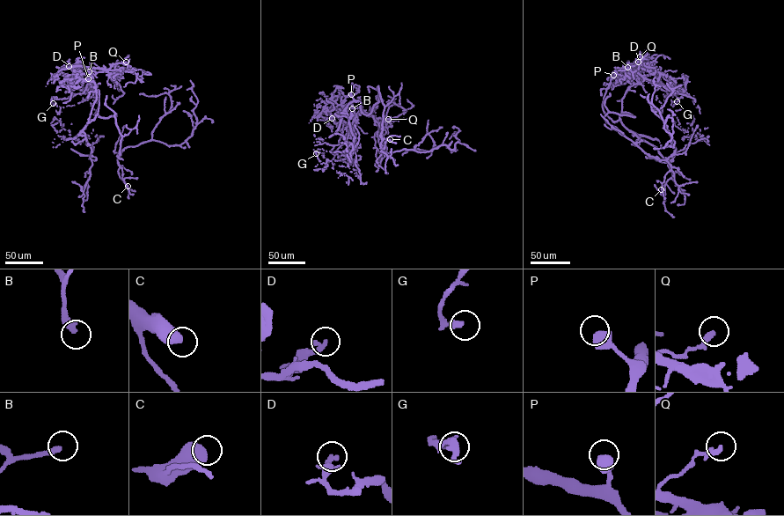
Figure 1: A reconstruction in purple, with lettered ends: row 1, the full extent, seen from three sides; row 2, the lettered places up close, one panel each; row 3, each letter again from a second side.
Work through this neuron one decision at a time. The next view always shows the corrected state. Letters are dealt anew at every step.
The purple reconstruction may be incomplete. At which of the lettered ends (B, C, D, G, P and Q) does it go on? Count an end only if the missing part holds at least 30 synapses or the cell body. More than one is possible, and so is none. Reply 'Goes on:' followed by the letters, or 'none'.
Goes on: none

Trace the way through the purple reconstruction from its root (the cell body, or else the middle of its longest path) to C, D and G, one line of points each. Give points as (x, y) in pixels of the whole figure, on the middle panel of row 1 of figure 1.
C: (368, 114), (378, 101), (378, 86), (384, 106), (381, 148), (384, 149), (384, 142), (390, 139)
D: (368, 114), (362, 111), (361, 102), (355, 117), (350, 114), (359, 114), (353, 126), (332, 118)
G: (368, 114), (362, 111), (361, 102), (337, 153), (324, 143), (317, 145), (316, 153)

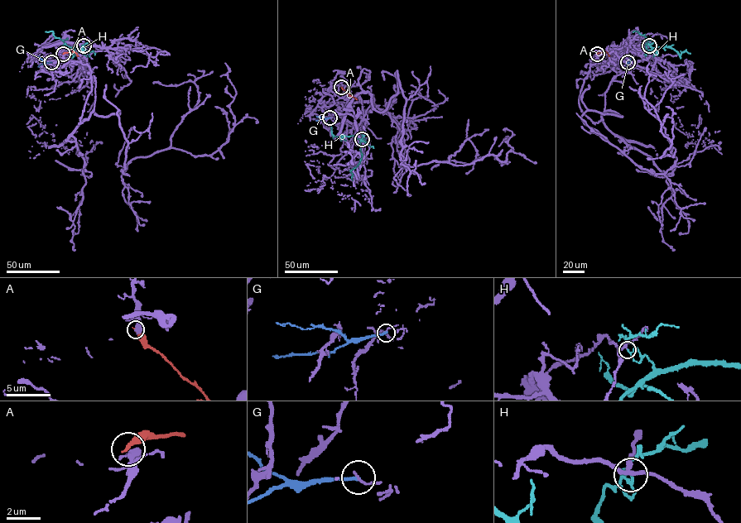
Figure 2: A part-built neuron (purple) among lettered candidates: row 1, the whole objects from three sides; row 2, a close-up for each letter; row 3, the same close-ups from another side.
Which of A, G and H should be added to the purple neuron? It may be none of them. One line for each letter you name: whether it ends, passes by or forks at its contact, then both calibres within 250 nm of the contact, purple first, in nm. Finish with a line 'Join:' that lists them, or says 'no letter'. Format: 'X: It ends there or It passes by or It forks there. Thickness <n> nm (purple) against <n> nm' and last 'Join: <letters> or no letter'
Join: no letter

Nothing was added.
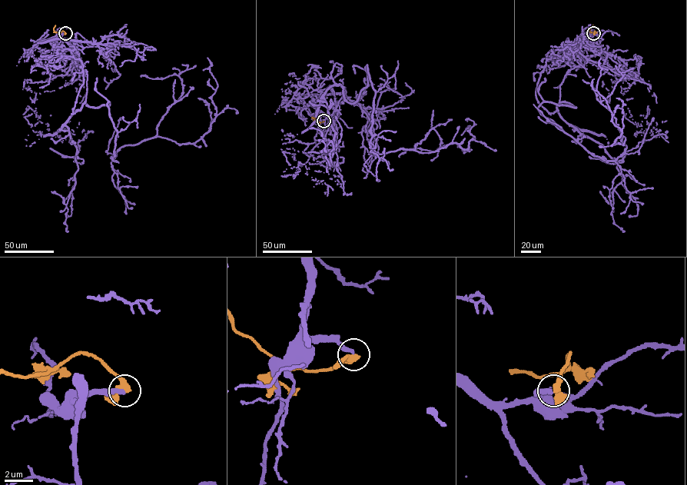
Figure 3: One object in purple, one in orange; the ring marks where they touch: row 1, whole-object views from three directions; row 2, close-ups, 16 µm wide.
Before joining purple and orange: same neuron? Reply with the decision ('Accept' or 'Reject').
Reject

